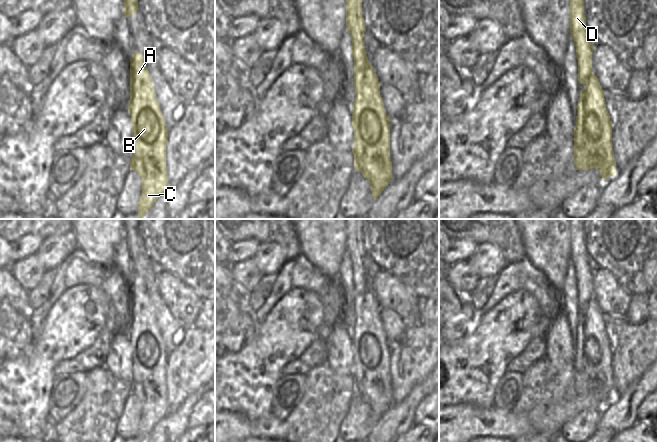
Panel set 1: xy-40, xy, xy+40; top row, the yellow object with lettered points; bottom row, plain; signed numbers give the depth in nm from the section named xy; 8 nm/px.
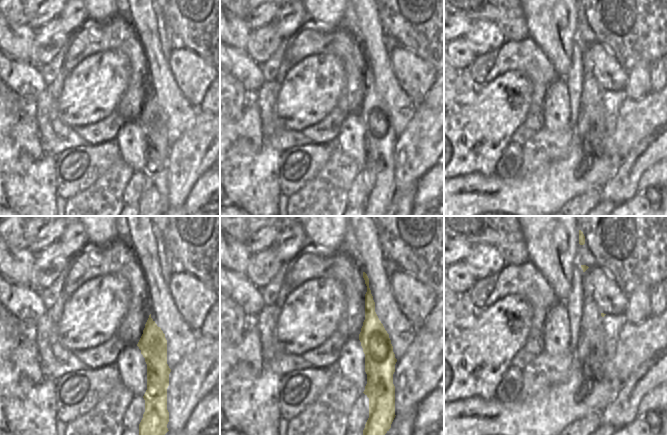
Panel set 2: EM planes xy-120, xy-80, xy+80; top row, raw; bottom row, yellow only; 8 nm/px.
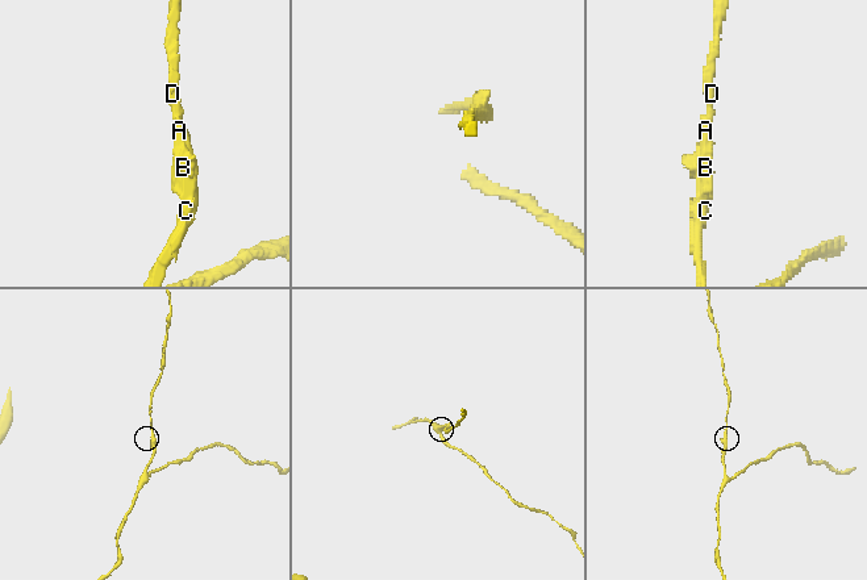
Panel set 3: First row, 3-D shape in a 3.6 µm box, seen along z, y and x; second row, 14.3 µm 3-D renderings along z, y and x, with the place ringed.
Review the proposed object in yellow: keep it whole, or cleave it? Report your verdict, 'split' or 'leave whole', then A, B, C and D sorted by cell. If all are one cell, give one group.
leave whole; A B C D

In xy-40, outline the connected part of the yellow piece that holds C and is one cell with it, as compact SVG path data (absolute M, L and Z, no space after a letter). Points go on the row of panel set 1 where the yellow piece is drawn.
M135 51L130 60L130 101L132 159L130 170L142 179L138 217L143 219L168 189L166 143L168 128L156 99L154 85L142 55Z

